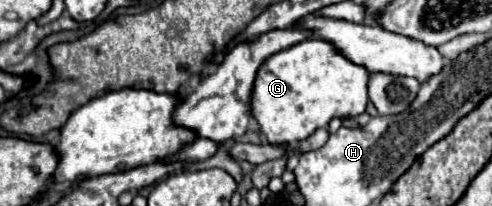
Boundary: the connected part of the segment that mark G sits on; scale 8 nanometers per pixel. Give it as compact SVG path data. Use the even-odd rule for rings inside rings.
M305 39L285 51L271 55L259 69L255 79L255 89L251 97L253 117L261 125L261 133L267 135L269 143L299 143L313 135L317 129L329 125L331 119L339 117L357 117L365 113L367 107L367 83L369 71L361 65L355 65L345 55L341 55L329 41L323 39Z

